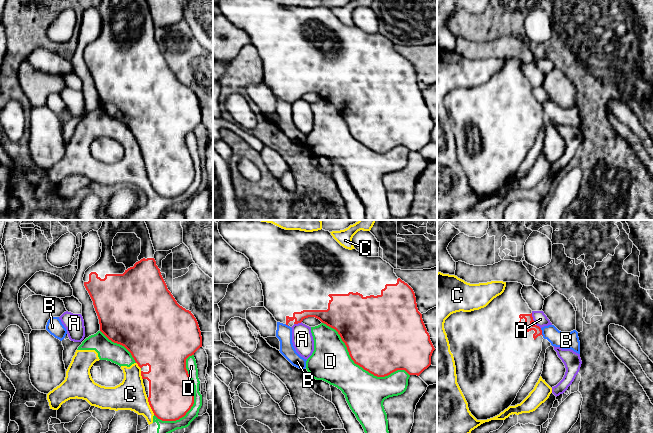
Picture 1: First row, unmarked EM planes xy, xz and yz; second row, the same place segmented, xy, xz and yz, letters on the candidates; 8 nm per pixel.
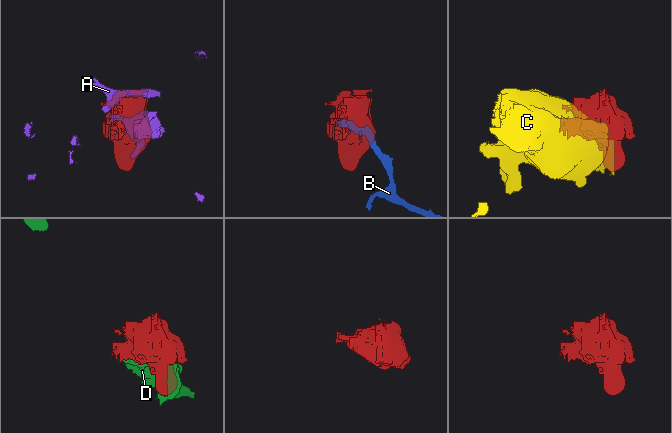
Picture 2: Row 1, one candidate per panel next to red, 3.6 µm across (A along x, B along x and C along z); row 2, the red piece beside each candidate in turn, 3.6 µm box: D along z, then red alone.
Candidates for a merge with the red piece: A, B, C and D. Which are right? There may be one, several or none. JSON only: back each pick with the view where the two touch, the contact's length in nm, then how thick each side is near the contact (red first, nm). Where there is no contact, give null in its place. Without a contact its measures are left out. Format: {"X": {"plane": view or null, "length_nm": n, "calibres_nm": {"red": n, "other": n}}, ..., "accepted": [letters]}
{"accepted": []}

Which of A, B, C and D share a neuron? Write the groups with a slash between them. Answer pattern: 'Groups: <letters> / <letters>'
Groups: A / B / C D

